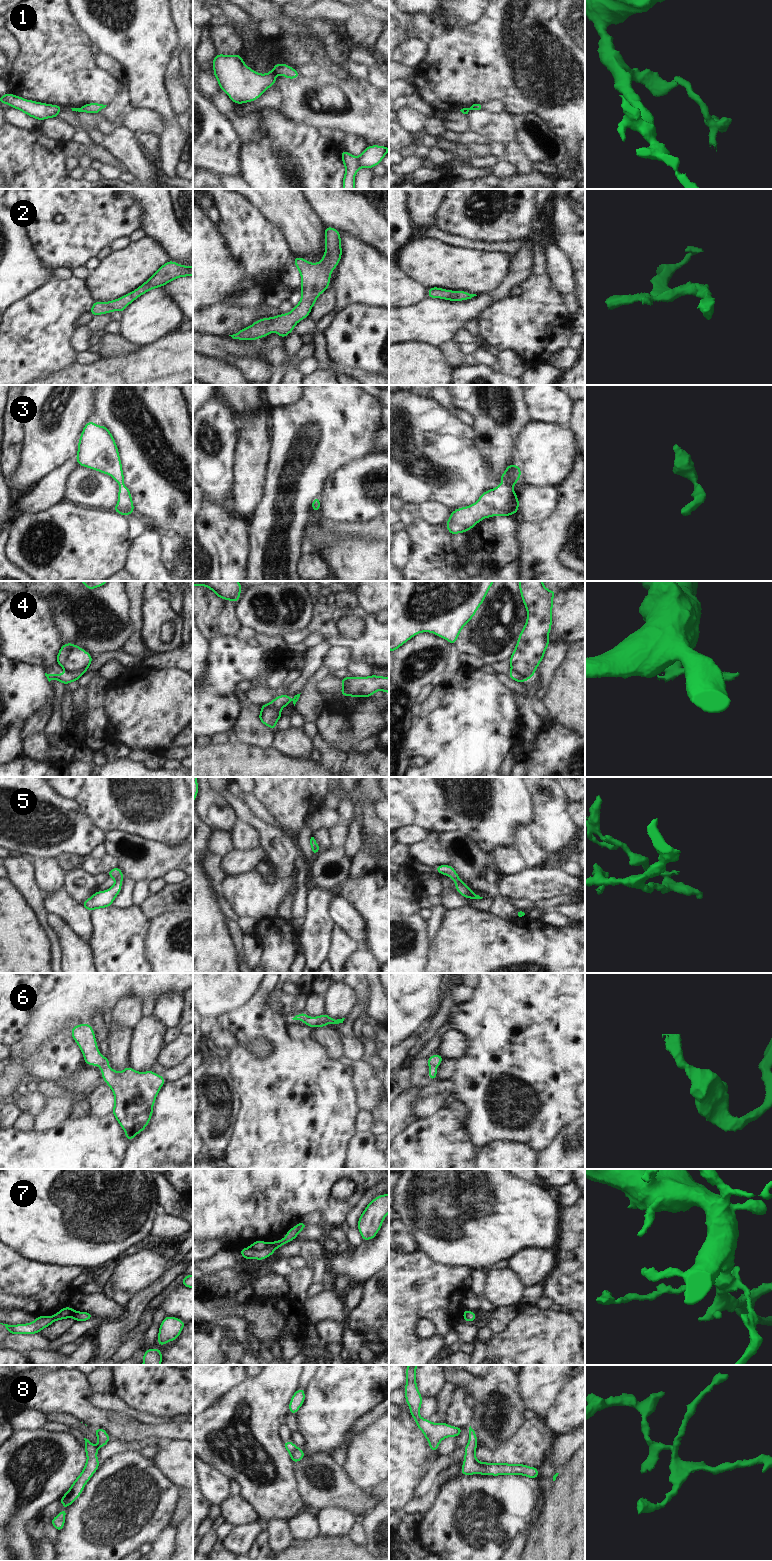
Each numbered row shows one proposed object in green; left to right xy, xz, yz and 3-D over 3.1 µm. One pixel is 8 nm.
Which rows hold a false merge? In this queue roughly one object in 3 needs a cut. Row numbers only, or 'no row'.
1, 4, 7.

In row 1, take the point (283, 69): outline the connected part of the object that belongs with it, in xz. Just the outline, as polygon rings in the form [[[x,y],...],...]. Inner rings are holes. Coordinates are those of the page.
[[[285,63],[275,64],[273,66],[273,72],[276,75],[282,75],[288,79],[296,79],[301,77],[301,75],[295,70],[295,68],[292,68]]]

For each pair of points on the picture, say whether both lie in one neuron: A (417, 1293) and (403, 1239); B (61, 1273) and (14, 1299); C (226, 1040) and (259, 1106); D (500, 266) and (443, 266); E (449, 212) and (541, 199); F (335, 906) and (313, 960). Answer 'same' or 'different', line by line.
A: different
B: same
C: different
D: same
E: different
F: different

